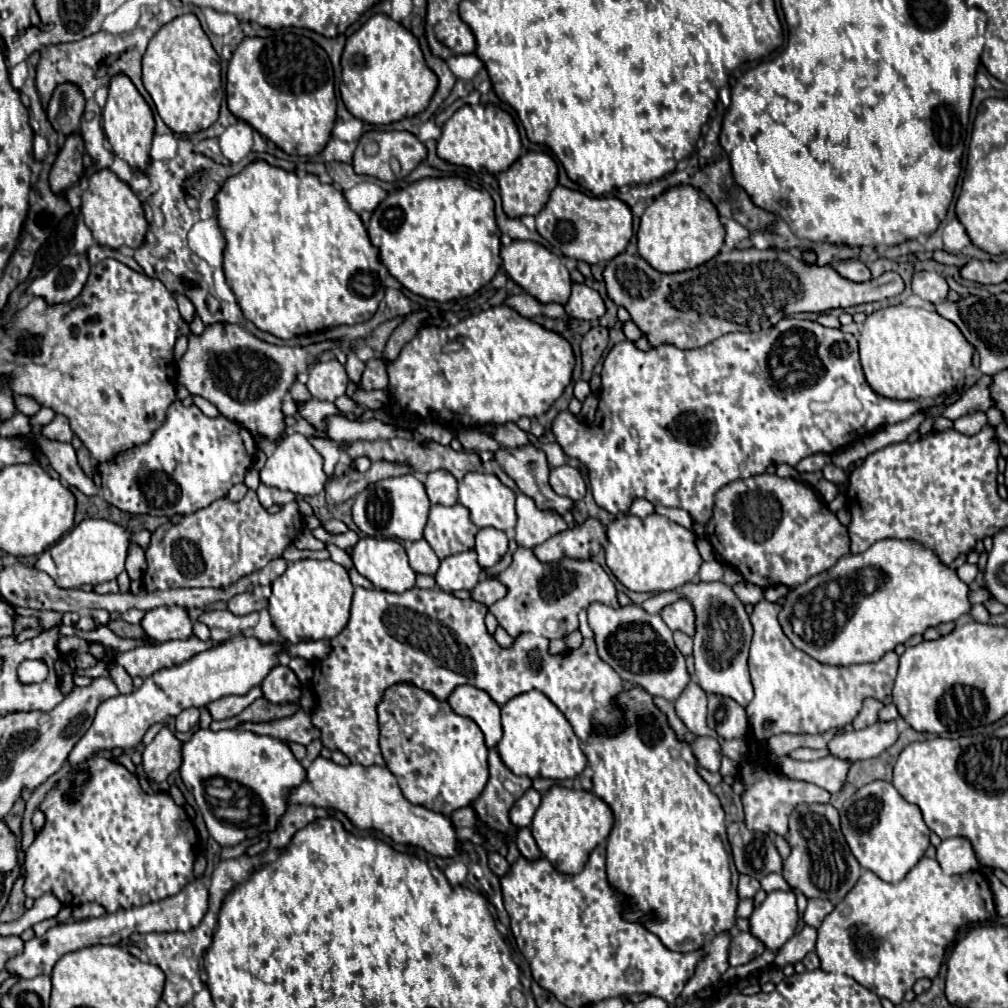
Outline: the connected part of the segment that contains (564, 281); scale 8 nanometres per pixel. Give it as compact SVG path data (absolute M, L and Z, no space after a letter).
M512 241L510 245L504 245L502 251L502 267L506 269L508 277L514 279L526 293L536 297L540 303L566 303L570 297L570 287L572 279L562 263L562 259L554 253L550 253L544 245L534 243L534 241Z

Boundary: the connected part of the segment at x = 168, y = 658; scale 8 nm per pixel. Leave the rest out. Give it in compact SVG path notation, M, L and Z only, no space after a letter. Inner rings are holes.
M190 637L184 641L166 641L166 643L156 643L148 647L138 647L132 651L118 652L117 662L126 669L132 677L148 677L158 669L180 665L194 657L196 653L202 653L204 649L210 649L214 645L220 645L222 641L208 639L202 641L198 637Z

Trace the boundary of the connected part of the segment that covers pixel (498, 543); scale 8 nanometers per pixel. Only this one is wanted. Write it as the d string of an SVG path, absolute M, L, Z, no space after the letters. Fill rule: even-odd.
M484 527L476 535L476 547L474 551L478 553L478 563L484 569L492 569L508 551L508 537L500 529Z

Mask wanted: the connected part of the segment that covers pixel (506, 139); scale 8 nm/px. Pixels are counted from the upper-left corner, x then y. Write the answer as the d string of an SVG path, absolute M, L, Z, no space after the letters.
M464 105L460 107L442 127L442 135L438 139L438 157L454 163L470 167L472 171L488 171L500 173L512 165L520 157L522 143L518 127L512 115L496 105Z

